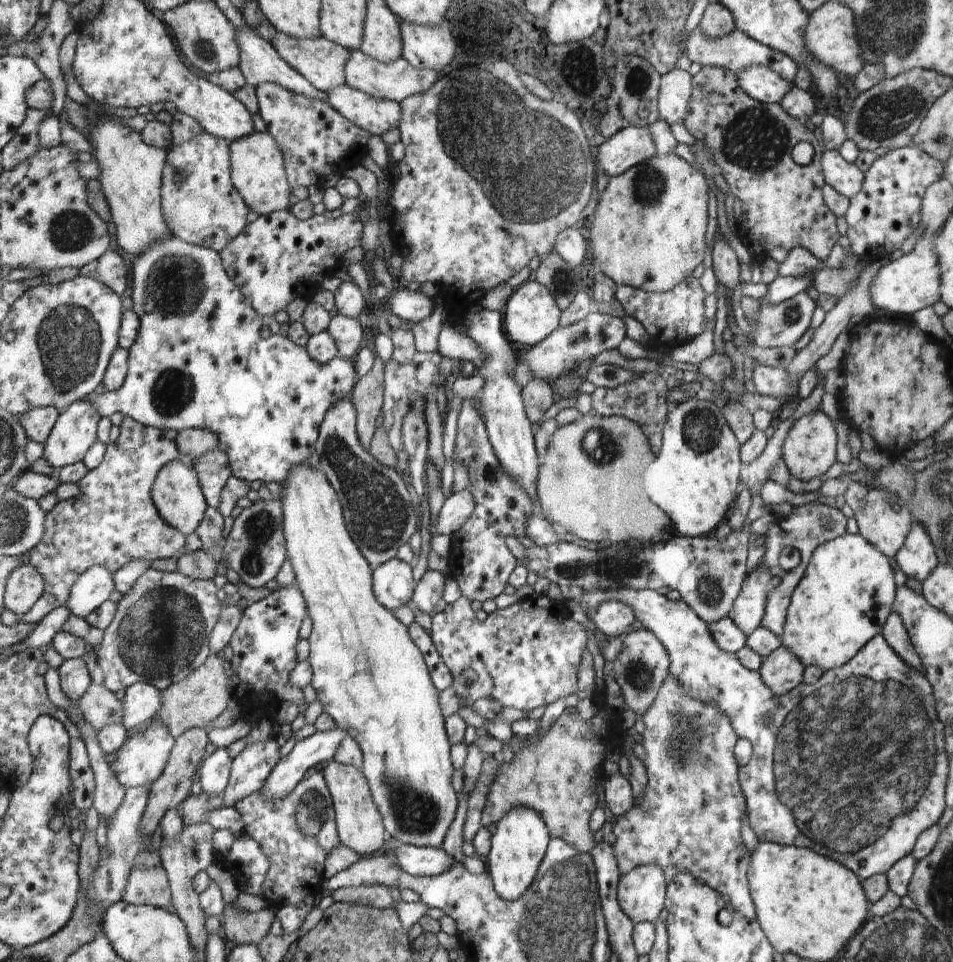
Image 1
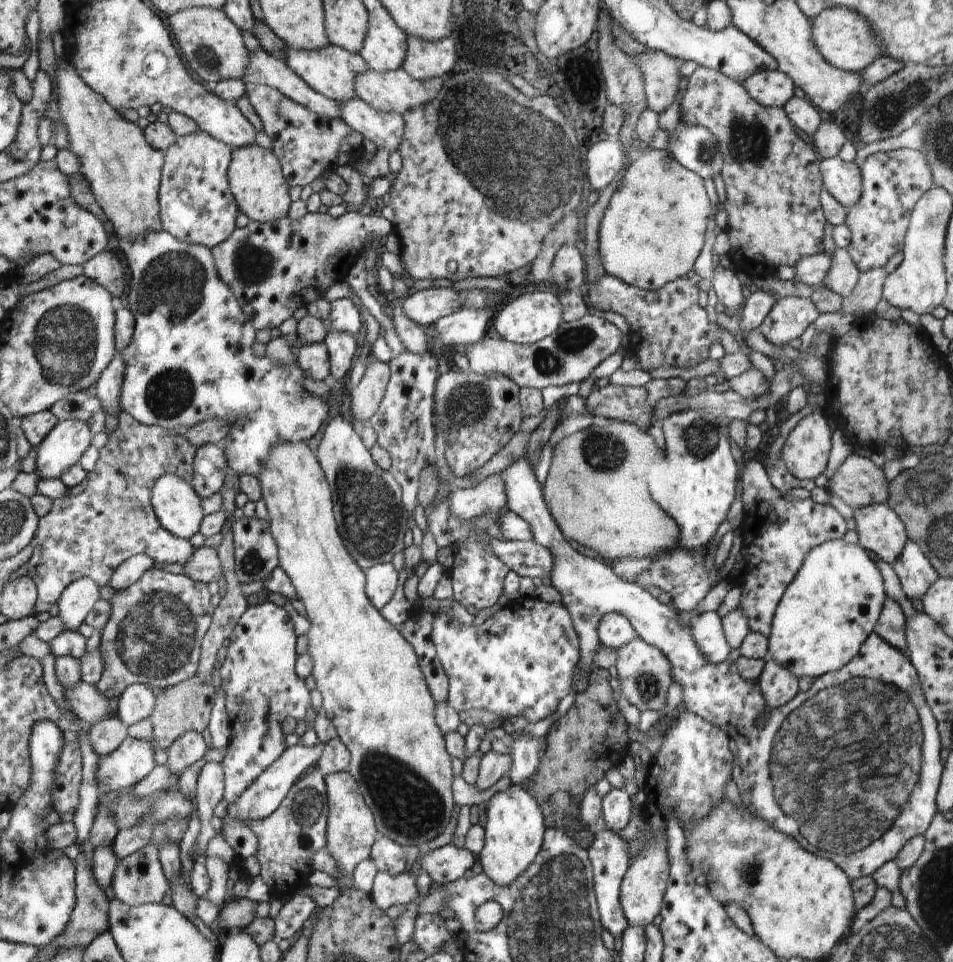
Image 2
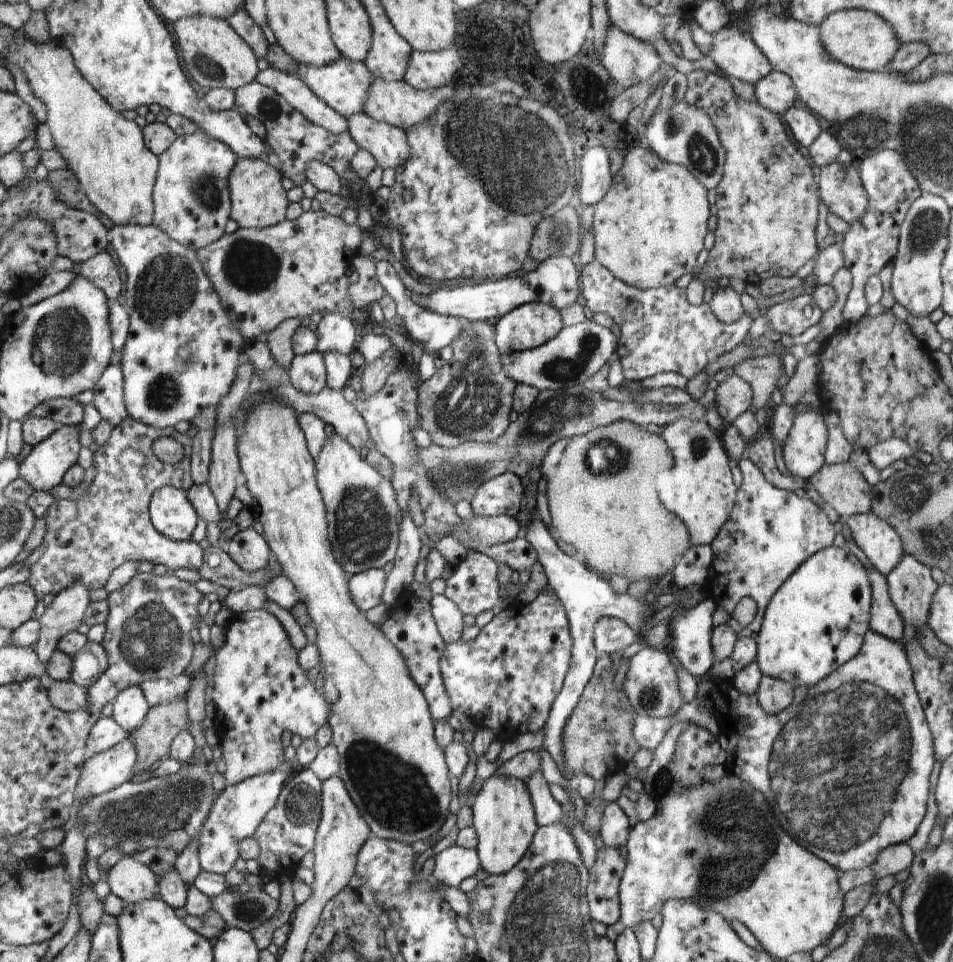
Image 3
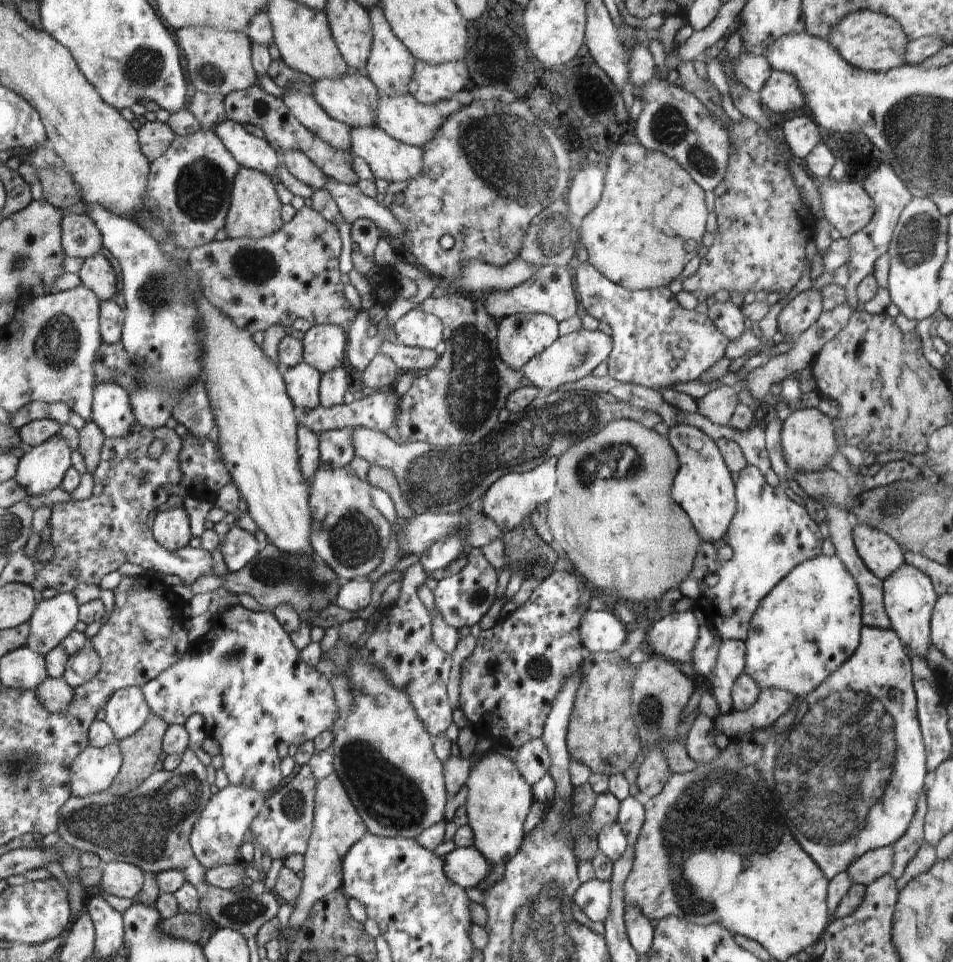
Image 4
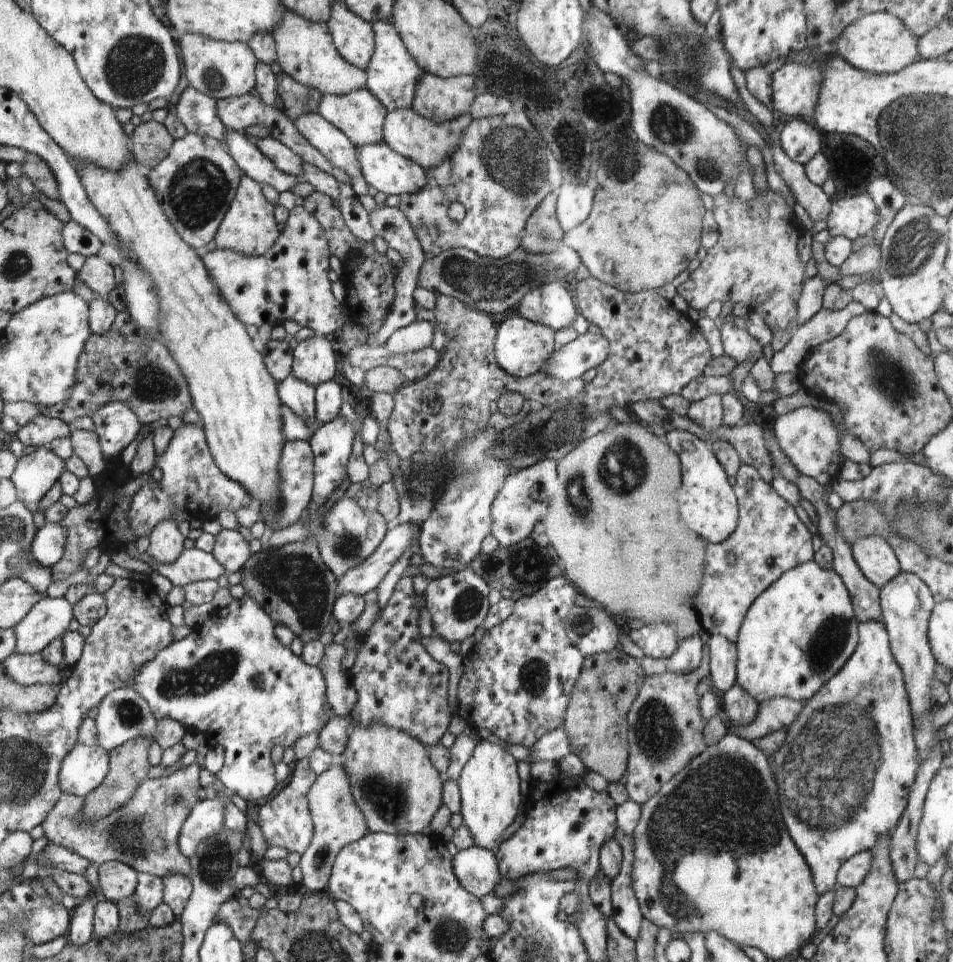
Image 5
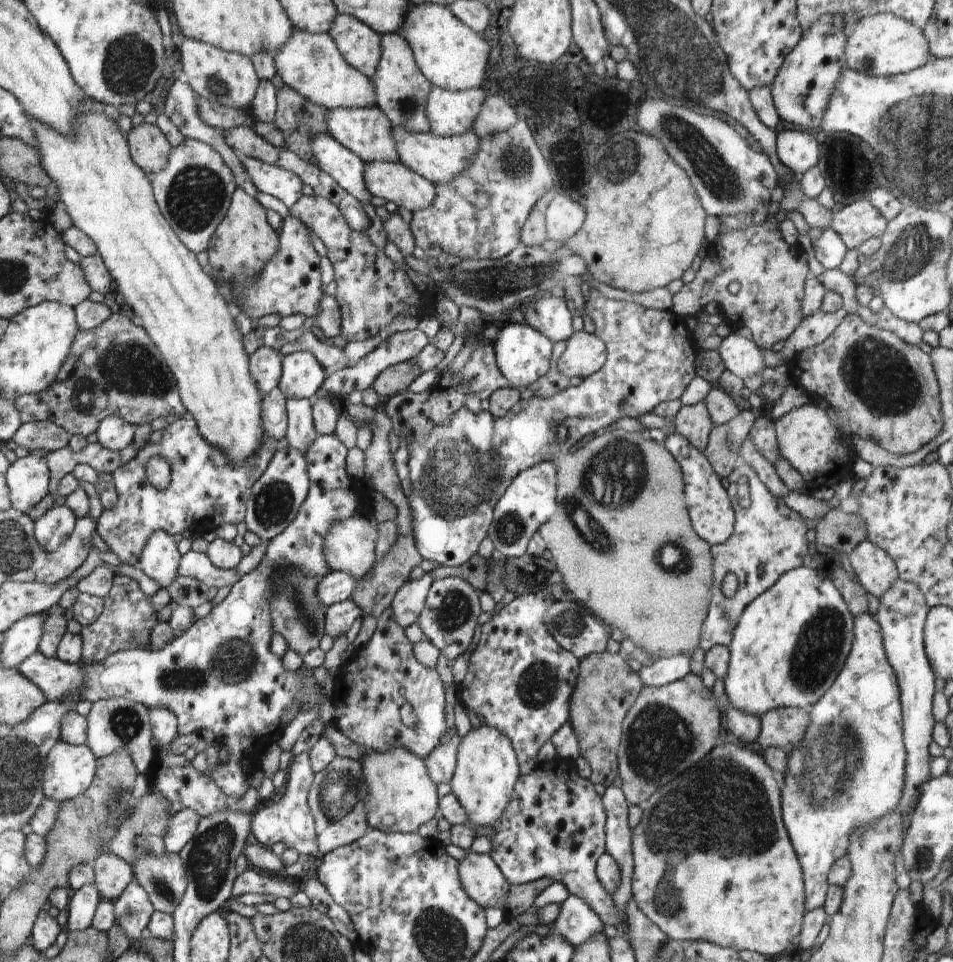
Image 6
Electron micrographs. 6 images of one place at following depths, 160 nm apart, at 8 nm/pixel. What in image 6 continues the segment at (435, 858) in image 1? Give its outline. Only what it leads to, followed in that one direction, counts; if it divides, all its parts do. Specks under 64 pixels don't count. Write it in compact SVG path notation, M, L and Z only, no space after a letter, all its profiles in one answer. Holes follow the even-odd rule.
M469 850L466 858L460 861L460 879L466 894L480 906L505 910L505 902L511 883L504 878L490 855L479 855Z

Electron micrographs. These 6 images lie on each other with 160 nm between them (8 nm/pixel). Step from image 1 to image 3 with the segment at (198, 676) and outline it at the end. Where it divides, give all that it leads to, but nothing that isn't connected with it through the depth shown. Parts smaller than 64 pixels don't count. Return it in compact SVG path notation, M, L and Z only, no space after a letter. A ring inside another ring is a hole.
M186 696L166 705L152 707L141 728L128 736L137 748L134 775L146 772L152 764L164 760L177 734L189 728L189 722Z

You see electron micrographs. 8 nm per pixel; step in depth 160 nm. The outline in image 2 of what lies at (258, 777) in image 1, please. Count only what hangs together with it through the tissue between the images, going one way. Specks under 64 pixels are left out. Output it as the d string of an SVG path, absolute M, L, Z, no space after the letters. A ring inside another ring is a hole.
M266 601L263 604L254 607L248 607L244 611L244 614L242 614L242 616L240 617L240 620L238 620L238 622L236 623L232 634L229 636L229 639L230 645L227 647L227 655L224 662L222 662L222 667L219 669L222 678L221 686L222 688L224 688L225 694L226 712L229 714L229 720L231 723L231 734L229 737L230 743L226 749L226 756L224 756L224 758L222 758L220 762L225 776L225 791L223 792L223 800L224 803L227 803L228 805L232 804L234 801L238 801L238 798L240 798L240 796L244 794L245 790L248 789L249 786L252 785L253 782L256 781L256 779L260 777L261 774L264 773L265 770L268 769L269 766L272 765L278 757L280 757L280 754L284 753L287 749L286 744L284 744L284 734L282 734L282 730L280 730L280 722L282 722L284 718L295 718L297 721L304 720L308 727L312 727L318 713L312 707L310 691L308 691L308 688L304 683L304 679L299 676L296 671L297 654L295 651L295 644L297 641L297 636L294 633L292 621L283 607L279 607L271 601ZM250 710L254 712L254 716L258 718L258 722L250 722L250 720L248 720L248 716L250 716ZM260 720L264 720L264 724L268 726L268 728L266 728L266 734L264 734L264 738L262 738L262 730L260 730L260 728L262 728L262 722L260 722ZM252 740L254 740L256 744L260 744L260 742L262 742L258 750L252 750L252 748L248 748L248 742L252 742Z

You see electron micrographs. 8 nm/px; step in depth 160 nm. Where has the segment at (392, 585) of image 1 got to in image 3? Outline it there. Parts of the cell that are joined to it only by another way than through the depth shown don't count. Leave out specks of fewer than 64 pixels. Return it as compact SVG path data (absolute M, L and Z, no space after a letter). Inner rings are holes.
M382 569L356 573L350 580L350 594L353 602L363 612L381 602L386 574Z

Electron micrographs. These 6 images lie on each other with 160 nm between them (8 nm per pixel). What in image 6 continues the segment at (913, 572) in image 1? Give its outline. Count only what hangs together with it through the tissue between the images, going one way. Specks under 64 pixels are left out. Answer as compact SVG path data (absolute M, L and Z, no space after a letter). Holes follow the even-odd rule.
M900 578L892 583L879 601L879 609L874 617L880 625L886 658L895 670L900 689L902 732L906 749L905 783L901 800L895 806L895 810L901 815L911 815L918 797L931 779L929 764L932 757L928 752L928 746L933 740L932 730L935 722L932 715L932 696L936 694L934 684L937 676L928 662L923 639L925 620L931 608L918 586Z

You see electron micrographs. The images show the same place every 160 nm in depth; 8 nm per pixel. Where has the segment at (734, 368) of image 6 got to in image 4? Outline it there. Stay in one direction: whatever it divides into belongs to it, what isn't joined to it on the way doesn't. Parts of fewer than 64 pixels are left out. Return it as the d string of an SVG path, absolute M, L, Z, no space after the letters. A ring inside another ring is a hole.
M730 300L708 307L707 315L729 341L735 341L746 331L741 307L732 304Z

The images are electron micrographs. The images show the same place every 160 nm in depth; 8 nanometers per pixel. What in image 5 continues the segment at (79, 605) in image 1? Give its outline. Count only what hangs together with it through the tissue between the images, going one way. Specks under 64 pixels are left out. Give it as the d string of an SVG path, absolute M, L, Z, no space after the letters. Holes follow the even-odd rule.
M45 595L13 628L16 637L14 653L31 655L42 652L58 637L64 636L73 614L73 604L67 598Z

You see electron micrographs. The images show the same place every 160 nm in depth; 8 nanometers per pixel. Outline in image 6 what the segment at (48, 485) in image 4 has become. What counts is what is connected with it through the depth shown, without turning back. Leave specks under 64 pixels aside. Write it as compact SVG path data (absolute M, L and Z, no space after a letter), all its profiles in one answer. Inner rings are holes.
M32 453L17 459L3 475L11 508L26 513L48 494L48 467L43 458Z

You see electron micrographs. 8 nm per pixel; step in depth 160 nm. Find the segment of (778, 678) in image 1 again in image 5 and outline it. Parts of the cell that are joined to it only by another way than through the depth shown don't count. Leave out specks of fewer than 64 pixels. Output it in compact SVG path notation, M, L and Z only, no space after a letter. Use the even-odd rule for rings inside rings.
M774 697L759 704L756 718L747 725L736 725L736 735L756 741L770 733L786 729L802 712L804 702L786 697Z

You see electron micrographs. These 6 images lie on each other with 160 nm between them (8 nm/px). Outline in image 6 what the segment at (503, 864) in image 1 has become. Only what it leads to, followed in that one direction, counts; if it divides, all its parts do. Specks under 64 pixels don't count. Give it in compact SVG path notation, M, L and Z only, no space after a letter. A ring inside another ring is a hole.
M482 722L478 728L471 728L470 732L462 740L457 740L457 763L453 777L451 778L451 791L467 812L468 824L476 826L492 826L502 818L513 790L520 776L516 750L510 739L497 728Z

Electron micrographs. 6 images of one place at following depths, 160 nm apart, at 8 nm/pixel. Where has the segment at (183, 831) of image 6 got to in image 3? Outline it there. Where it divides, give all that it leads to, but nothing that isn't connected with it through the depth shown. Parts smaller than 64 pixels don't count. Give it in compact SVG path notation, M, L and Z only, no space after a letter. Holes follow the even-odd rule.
M282 762L279 770L273 773L247 778L238 785L227 785L217 793L216 801L199 831L198 858L202 870L225 875L234 866L240 856L240 842L254 836L258 825L277 804L283 784L294 766L294 763Z

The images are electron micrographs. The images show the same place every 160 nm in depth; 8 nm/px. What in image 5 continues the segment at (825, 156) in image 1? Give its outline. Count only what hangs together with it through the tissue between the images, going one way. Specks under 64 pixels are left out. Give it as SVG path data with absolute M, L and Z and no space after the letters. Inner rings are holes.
M858 195L832 203L827 229L832 237L842 235L853 241L866 236L878 221L879 212L870 195Z

